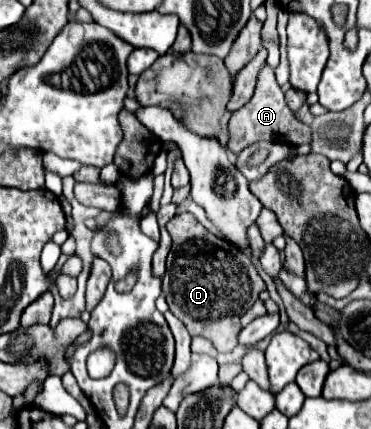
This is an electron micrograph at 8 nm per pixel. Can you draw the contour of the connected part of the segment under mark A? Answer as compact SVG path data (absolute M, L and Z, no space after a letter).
M265 62L259 70L257 76L257 88L253 98L249 100L249 104L245 104L243 108L239 108L237 112L231 114L229 120L229 150L239 154L243 148L251 146L253 142L259 140L275 140L279 138L279 142L283 144L293 144L293 146L301 146L311 142L311 128L307 128L307 124L303 124L301 120L295 118L295 114L289 110L285 96L281 92L281 88L275 82L275 74L271 70L271 66Z

